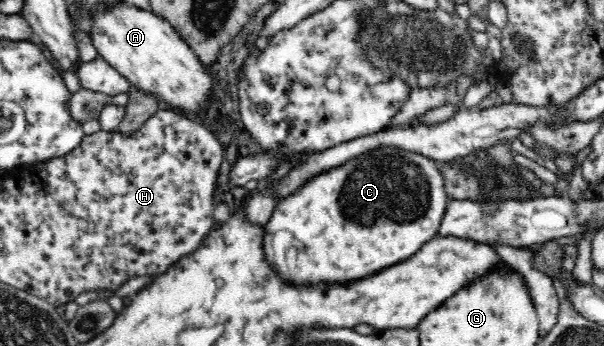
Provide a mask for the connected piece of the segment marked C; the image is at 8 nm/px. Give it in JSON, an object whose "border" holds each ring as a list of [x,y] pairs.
{"border":[[[380,147],[366,155],[346,161],[346,165],[326,170],[305,181],[294,193],[282,198],[265,227],[263,237],[266,260],[288,283],[332,281],[344,283],[366,279],[370,273],[412,257],[420,247],[439,233],[449,201],[444,176],[436,160],[418,153]]]}

